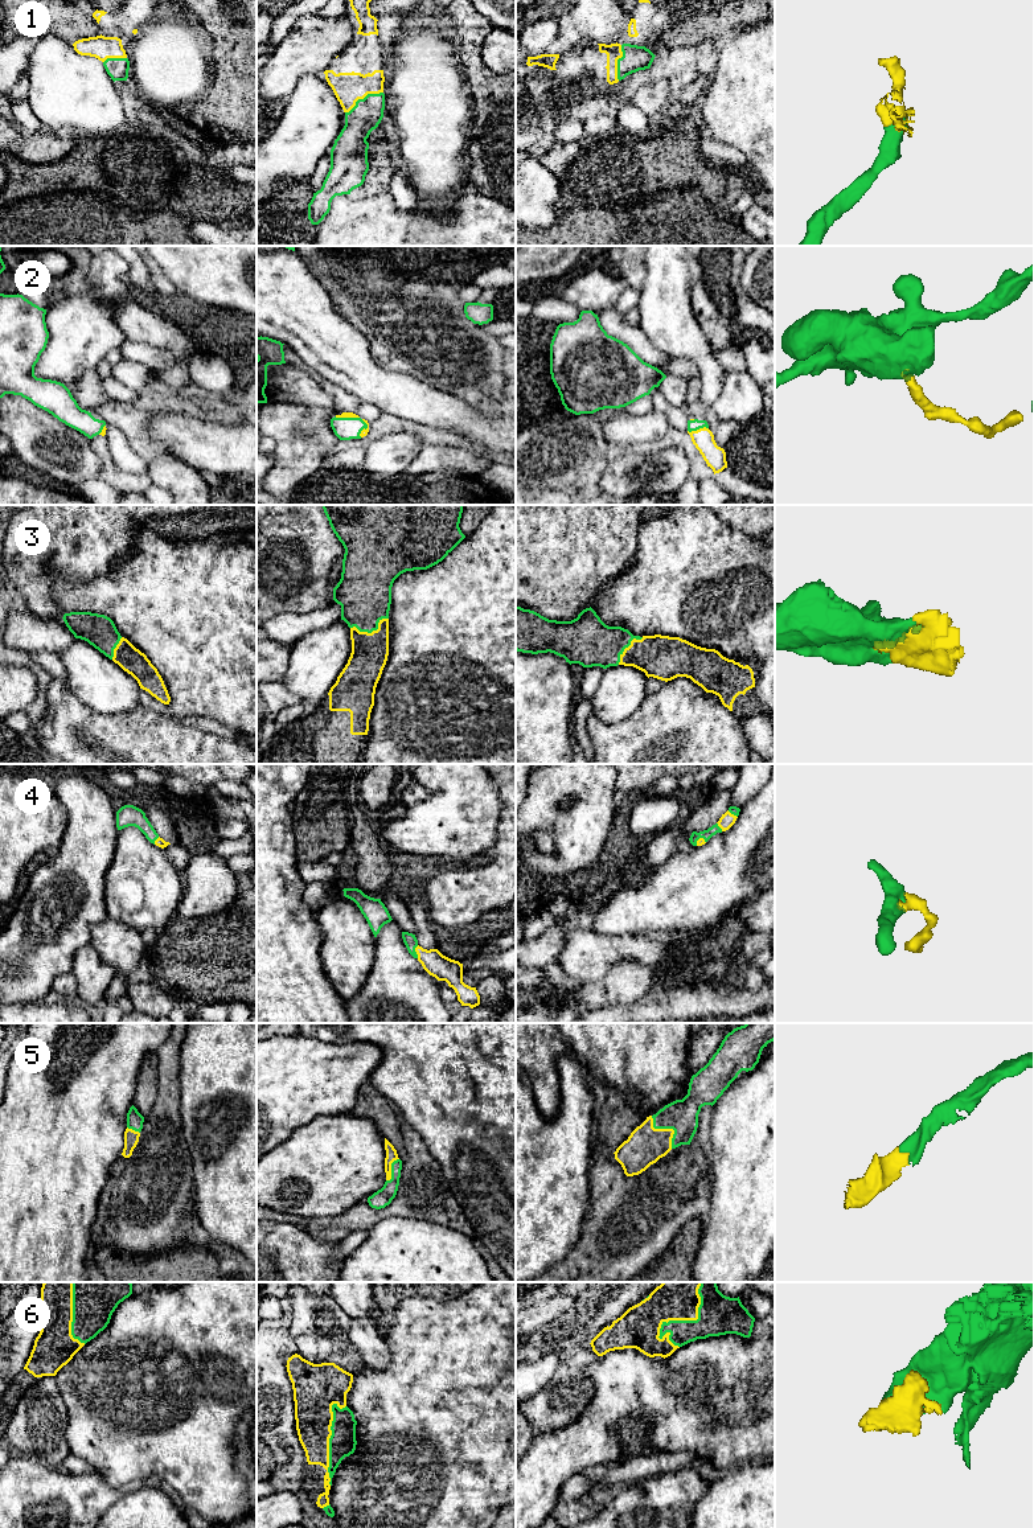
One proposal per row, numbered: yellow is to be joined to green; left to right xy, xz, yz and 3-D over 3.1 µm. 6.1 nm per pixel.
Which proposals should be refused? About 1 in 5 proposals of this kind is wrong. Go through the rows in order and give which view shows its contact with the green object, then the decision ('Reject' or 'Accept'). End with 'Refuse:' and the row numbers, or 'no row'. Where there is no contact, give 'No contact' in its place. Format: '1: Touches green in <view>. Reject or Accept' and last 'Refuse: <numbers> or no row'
1: Touches green in xz. Accept
2: Touches green in yz. Accept
3: Touches green in xz. Accept
4: Touches green in xz. Accept
5: Touches green in yz. Accept
6: Touches green in yz. Accept
Refuse: no row

